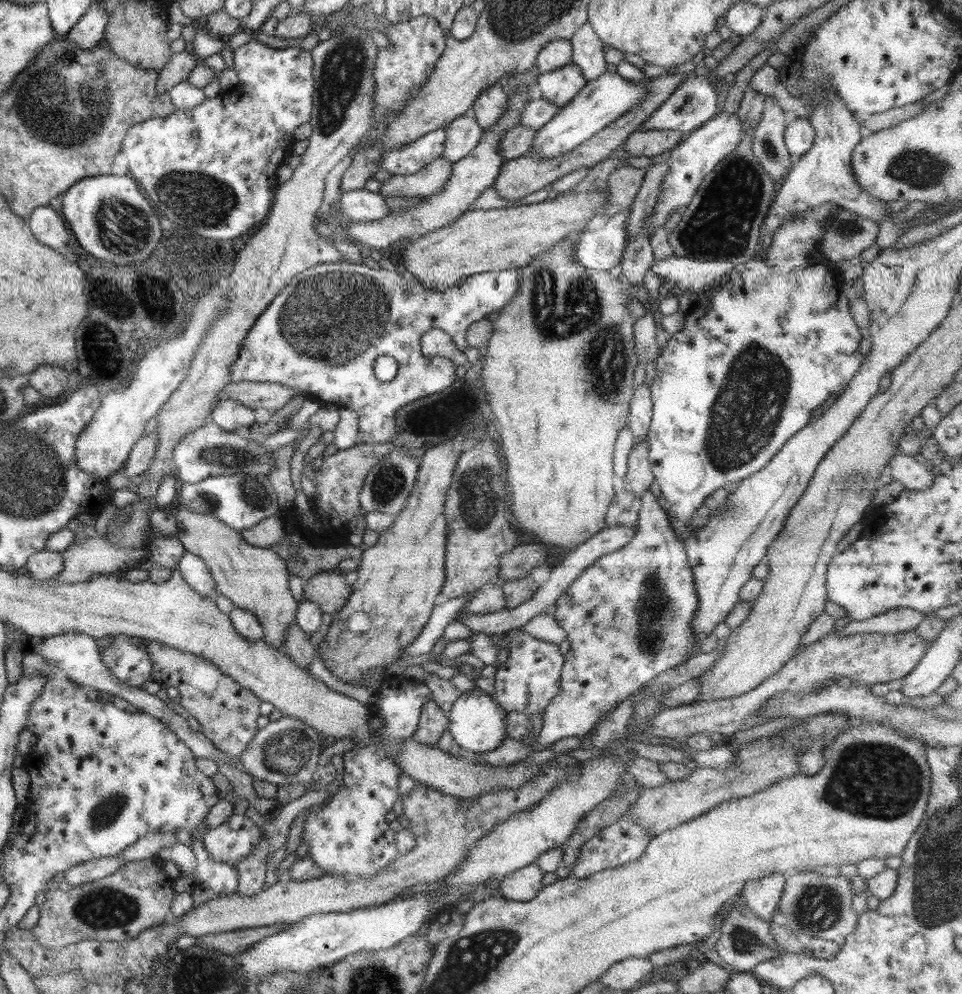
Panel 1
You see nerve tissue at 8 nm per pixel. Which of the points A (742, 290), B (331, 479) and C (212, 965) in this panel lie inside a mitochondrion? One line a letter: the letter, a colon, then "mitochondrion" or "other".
A: other
B: other
C: mitochondrion

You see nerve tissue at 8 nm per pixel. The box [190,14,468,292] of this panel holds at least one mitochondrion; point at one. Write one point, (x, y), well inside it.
(344, 67)

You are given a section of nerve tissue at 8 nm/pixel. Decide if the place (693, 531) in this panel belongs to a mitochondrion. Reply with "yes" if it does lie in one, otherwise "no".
no

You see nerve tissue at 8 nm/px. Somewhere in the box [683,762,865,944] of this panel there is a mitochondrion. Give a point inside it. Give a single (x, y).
(817, 908)

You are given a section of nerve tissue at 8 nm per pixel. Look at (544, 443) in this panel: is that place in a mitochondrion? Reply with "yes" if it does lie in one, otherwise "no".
no

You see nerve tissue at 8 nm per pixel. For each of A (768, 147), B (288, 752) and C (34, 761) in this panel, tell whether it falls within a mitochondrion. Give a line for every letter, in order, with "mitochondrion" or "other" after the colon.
A: mitochondrion
B: mitochondrion
C: other

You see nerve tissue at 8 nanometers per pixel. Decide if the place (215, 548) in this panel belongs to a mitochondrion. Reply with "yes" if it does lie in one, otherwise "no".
no

